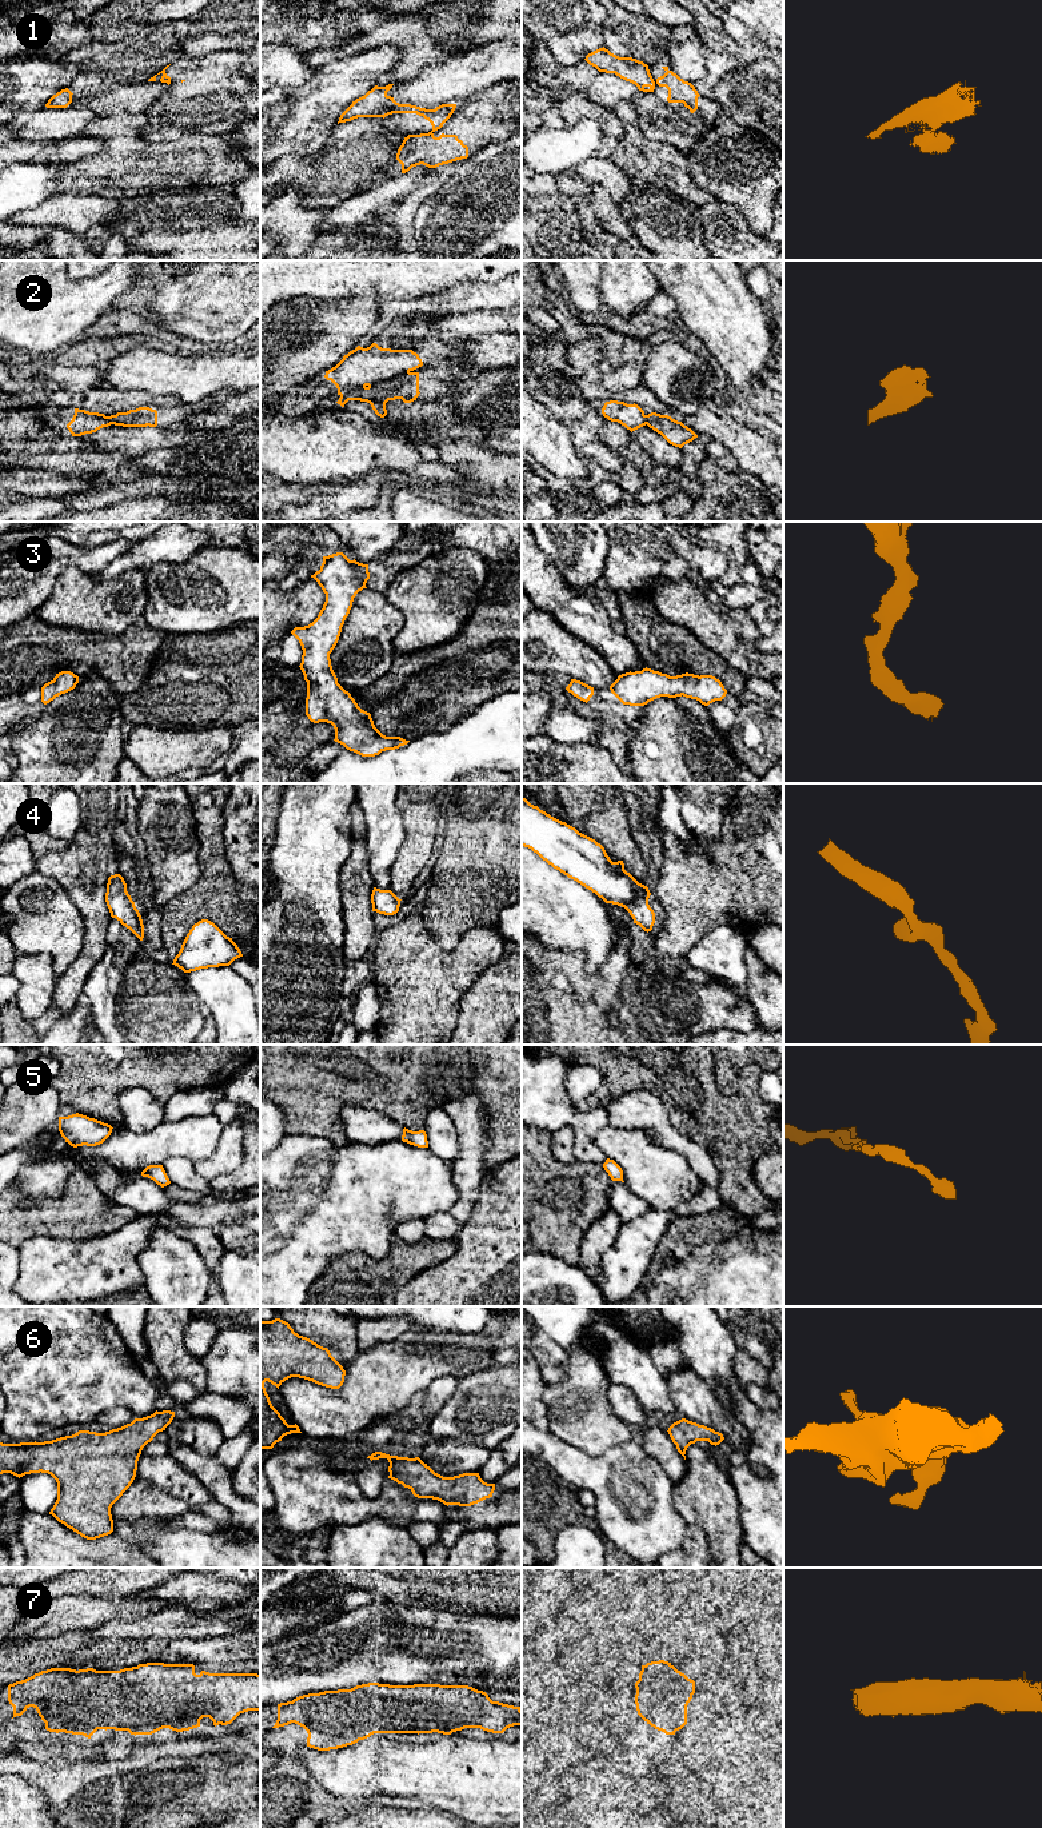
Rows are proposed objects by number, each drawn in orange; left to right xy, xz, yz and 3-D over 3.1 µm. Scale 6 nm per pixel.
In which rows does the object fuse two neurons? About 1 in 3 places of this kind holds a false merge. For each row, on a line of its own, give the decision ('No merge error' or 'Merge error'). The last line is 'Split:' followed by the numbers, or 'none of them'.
1: Merge error
2: Merge error
3: No merge error
4: No merge error
5: No merge error
6: No merge error
7: No merge error
Split: 1, 2

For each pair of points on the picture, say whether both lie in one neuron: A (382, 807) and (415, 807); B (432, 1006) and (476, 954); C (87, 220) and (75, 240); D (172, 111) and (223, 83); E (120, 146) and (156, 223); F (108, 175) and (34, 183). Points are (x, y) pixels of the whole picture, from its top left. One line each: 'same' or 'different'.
A: different
B: same
C: different
D: same
E: different
F: different

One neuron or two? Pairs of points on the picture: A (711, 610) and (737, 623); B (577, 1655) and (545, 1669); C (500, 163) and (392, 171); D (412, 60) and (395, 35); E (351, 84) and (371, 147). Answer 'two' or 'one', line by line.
A: one
B: one
C: two
D: one
E: two

